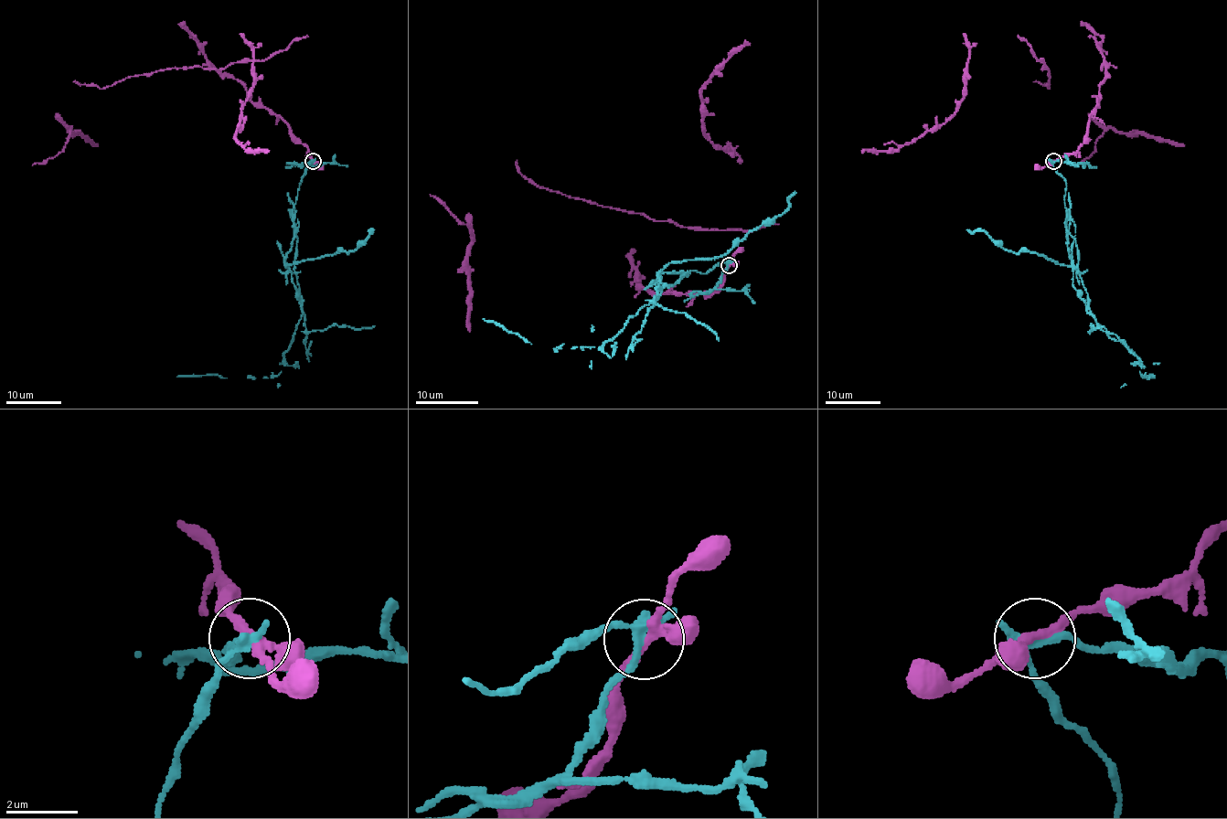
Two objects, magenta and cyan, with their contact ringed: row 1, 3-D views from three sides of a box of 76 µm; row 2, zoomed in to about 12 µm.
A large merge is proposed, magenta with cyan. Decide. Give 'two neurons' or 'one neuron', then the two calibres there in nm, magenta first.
two neurons; calibres 240 and 240 nm

